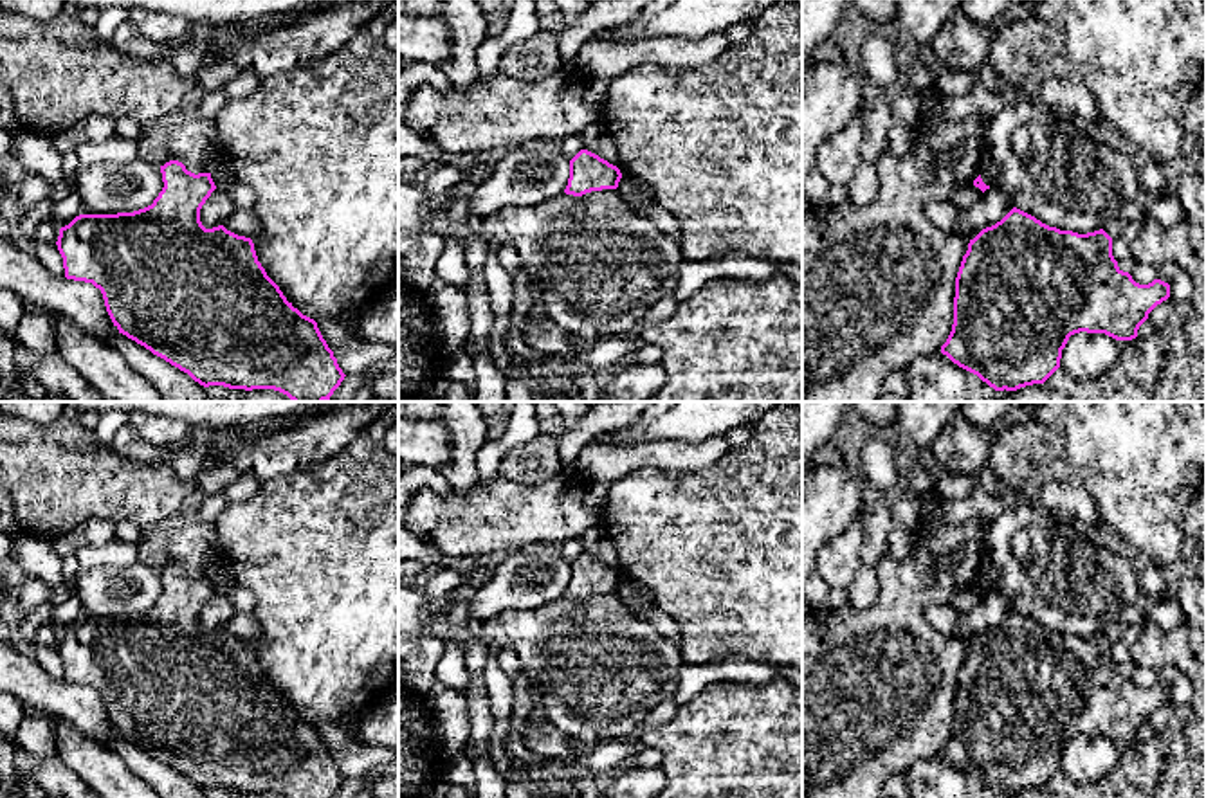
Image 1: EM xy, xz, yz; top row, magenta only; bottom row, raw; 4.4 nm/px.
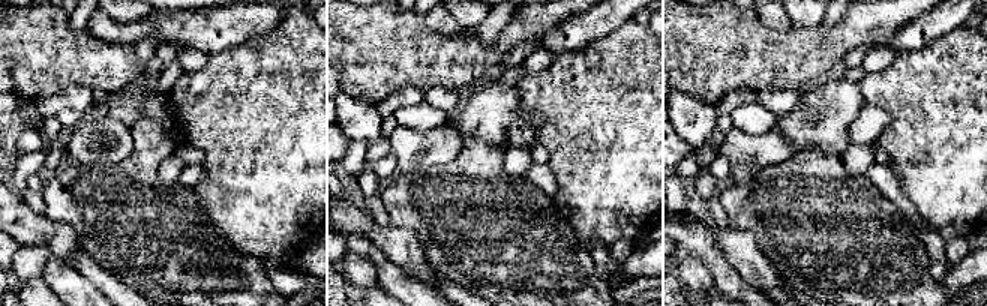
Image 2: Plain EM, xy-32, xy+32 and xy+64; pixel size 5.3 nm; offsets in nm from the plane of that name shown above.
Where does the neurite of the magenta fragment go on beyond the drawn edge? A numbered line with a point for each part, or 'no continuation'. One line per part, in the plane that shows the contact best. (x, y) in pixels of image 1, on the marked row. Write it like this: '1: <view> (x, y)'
no continuation

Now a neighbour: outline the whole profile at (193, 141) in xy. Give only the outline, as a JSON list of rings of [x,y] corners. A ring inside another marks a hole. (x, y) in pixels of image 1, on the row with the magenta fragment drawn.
[[[198,115],[189,119],[177,117],[168,133],[164,151],[166,157],[159,166],[178,160],[195,175],[211,173],[211,166],[220,159],[215,119],[202,119]]]

